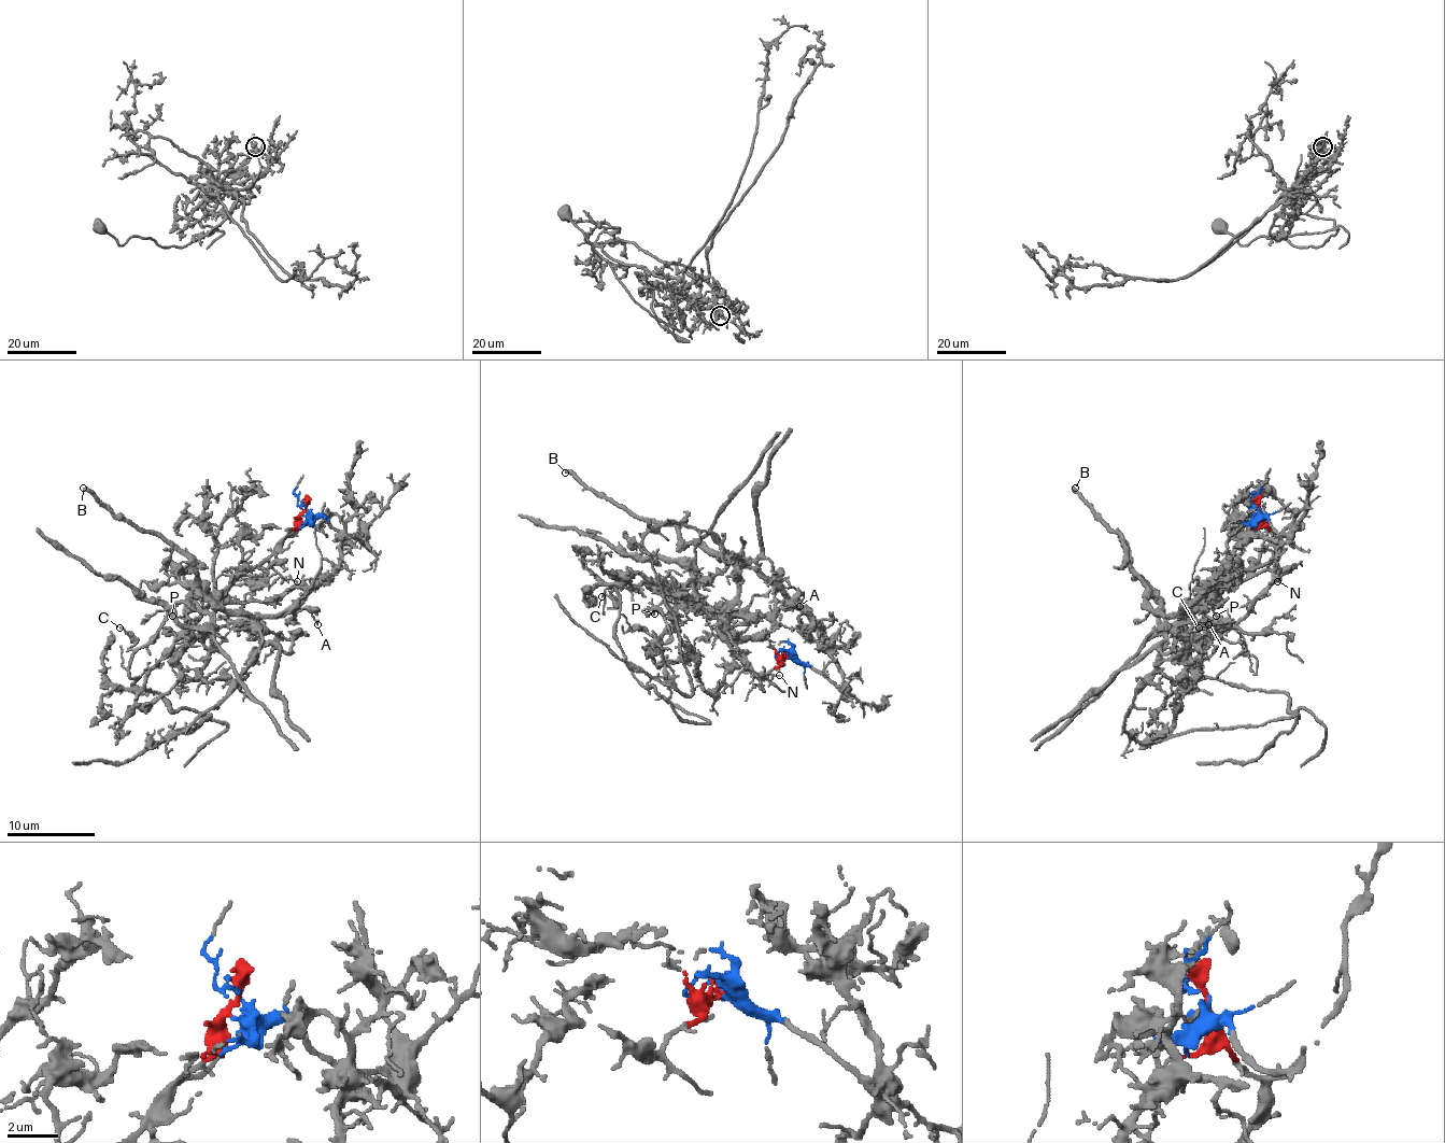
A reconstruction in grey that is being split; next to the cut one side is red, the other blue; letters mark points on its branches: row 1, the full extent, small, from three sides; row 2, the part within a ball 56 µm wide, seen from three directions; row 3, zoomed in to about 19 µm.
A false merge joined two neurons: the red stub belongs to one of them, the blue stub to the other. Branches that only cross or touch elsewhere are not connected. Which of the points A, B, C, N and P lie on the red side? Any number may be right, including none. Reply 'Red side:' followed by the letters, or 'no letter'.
Red side: C, N, P

